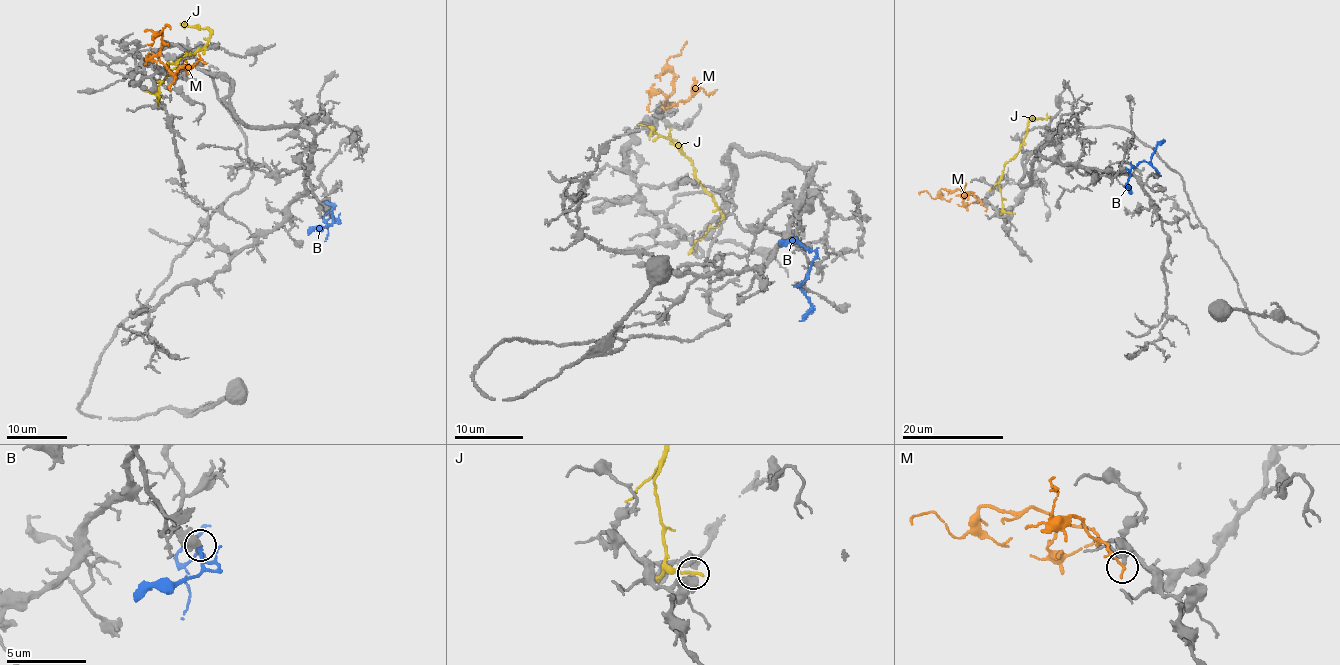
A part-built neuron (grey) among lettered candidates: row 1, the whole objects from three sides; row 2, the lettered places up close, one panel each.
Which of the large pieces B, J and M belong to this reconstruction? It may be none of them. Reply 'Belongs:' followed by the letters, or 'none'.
Belongs: B

